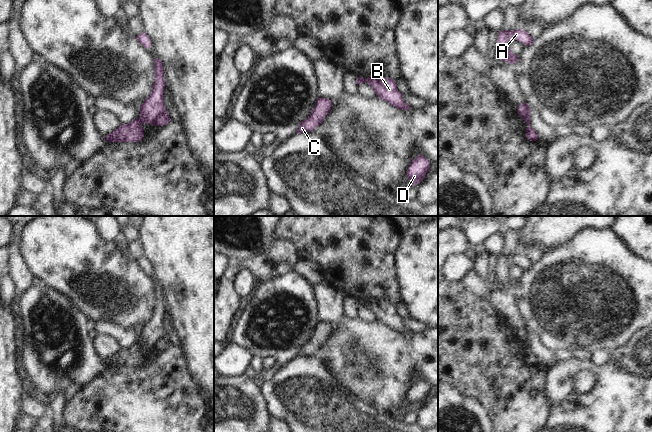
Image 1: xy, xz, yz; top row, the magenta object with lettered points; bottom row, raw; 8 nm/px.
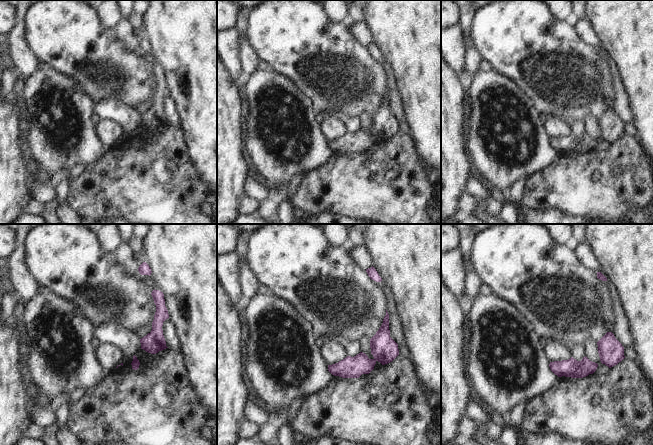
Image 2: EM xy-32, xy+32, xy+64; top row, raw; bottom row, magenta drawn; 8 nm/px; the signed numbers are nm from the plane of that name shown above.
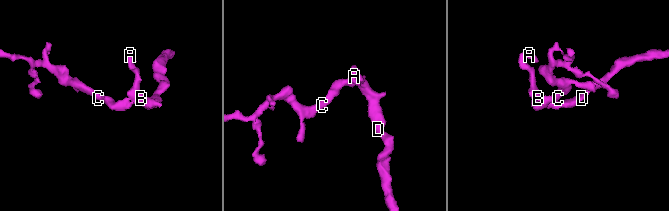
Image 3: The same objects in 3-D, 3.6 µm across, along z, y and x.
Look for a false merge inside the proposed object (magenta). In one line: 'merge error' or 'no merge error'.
merge error

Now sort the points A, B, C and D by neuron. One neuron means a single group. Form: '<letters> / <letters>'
A B D / C

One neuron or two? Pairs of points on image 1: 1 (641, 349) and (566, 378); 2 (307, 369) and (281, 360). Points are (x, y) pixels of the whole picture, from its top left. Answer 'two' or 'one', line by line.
1: two
2: two

